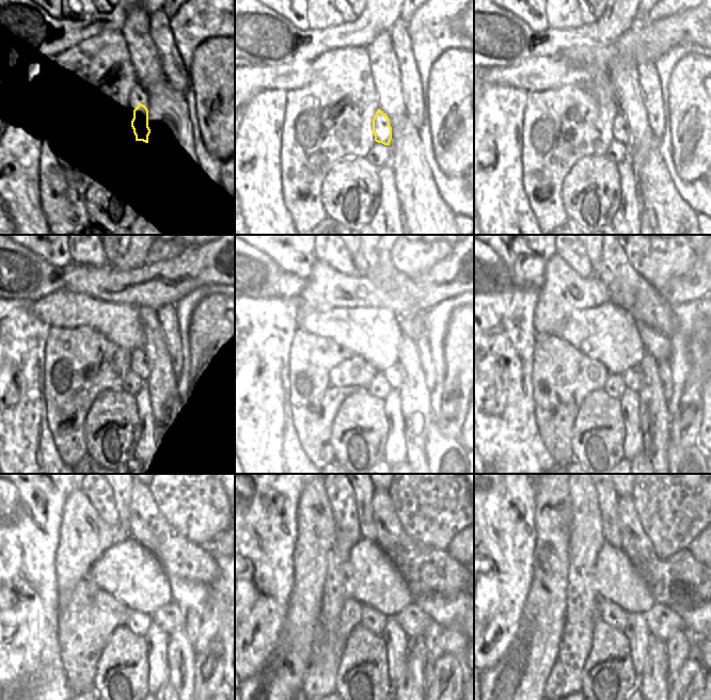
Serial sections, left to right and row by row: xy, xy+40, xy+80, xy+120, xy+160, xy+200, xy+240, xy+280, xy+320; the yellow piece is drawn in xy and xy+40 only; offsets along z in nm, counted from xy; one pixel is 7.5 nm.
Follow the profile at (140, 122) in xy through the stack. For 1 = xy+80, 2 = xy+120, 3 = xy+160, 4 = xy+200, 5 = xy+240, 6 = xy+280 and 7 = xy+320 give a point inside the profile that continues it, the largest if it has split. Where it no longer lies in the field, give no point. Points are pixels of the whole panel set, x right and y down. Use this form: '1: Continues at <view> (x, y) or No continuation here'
1: Continues at xy+80 (620, 132)
2: Continues at xy+120 (139, 361)
3: Continues at xy+160 (394, 376)
4: Continues at xy+200 (635, 379)
5: Continues at xy+240 (171, 617)
6: Continues at xy+280 (413, 620)
7: Continues at xy+320 (662, 621).

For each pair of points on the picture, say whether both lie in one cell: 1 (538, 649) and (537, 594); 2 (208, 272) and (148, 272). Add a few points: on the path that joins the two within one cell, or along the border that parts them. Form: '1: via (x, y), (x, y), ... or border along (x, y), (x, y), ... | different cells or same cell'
1: via (542, 635), (542, 608) | same cell
2: via (193, 272), (163, 272) | same cell

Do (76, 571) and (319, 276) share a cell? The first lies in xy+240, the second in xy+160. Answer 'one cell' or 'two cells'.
one cell

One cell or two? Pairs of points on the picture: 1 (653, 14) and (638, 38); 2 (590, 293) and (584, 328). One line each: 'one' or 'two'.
1: two
2: two

